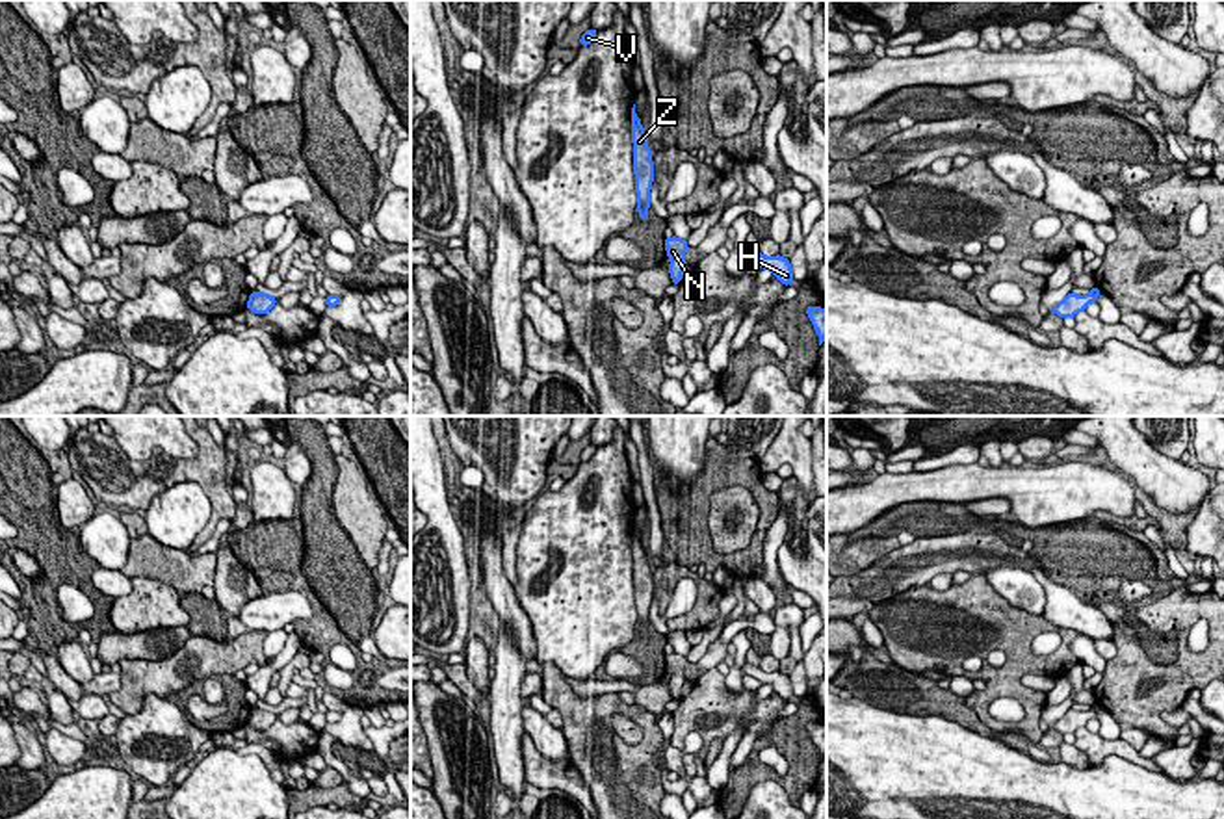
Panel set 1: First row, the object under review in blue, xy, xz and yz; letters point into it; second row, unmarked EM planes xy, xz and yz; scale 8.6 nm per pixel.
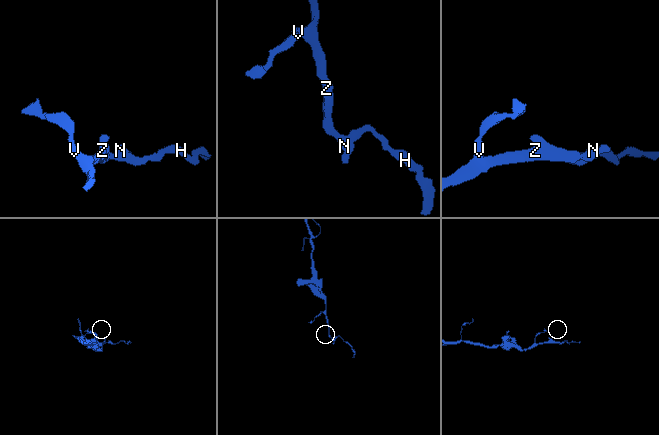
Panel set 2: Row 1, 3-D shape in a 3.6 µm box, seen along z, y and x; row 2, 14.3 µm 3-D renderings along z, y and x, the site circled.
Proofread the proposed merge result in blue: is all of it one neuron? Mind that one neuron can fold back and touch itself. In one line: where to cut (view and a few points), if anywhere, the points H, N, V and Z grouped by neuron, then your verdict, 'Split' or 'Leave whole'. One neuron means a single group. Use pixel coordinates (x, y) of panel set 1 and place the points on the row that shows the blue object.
No split. Groups: H N V Z. Leave whole

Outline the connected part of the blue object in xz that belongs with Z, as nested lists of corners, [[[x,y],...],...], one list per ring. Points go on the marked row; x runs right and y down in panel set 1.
[[[635,104],[632,108],[632,141],[633,141],[635,191],[639,199],[637,212],[641,221],[648,221],[654,163],[652,163],[652,150],[648,149],[648,136],[641,126],[641,119],[635,113]]]

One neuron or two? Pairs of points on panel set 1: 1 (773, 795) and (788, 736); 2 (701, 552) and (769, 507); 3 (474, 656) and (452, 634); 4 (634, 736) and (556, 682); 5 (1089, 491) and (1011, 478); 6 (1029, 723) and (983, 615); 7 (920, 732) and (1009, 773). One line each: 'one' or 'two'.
1: two
2: one
3: two
4: two
5: one
6: one
7: one

